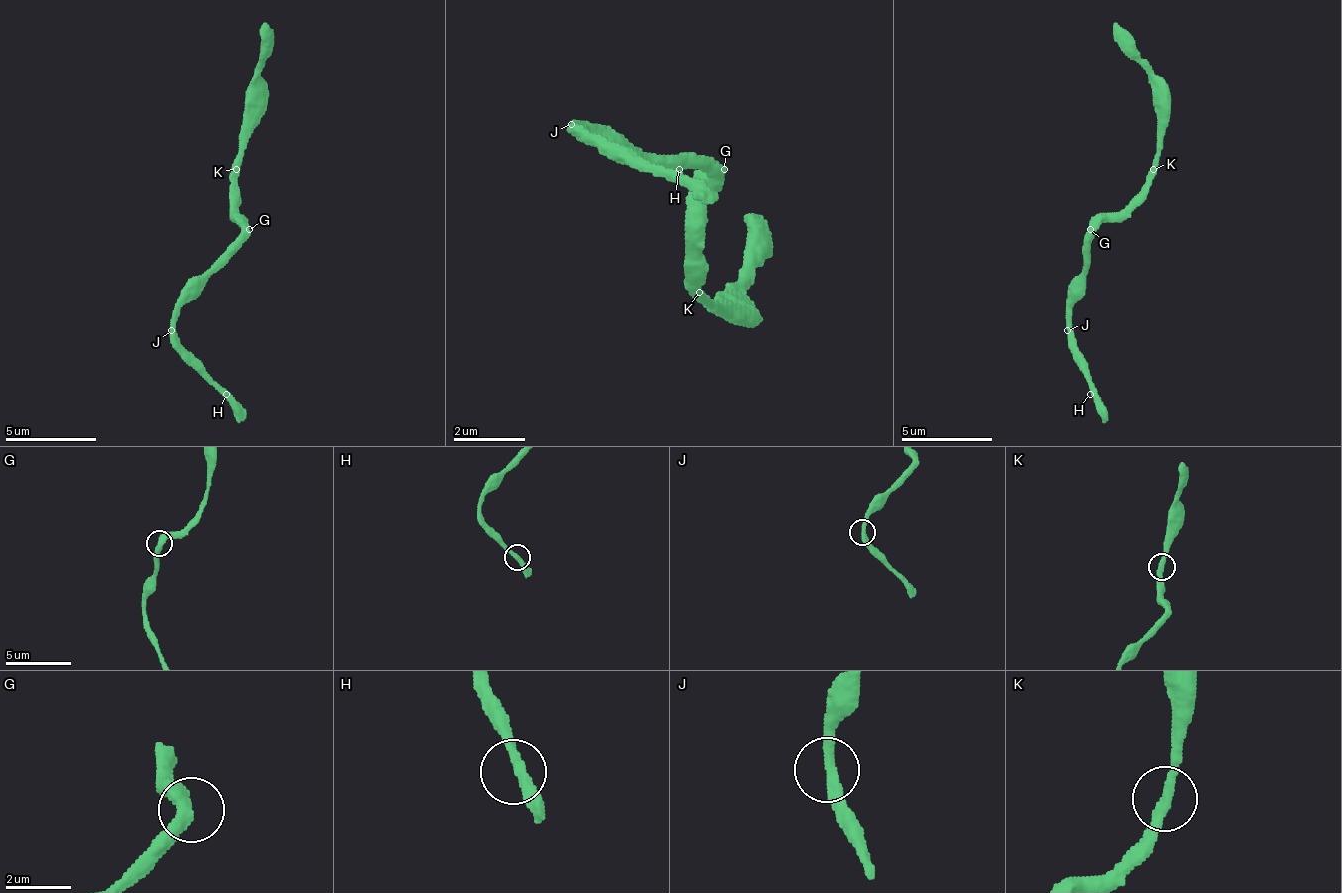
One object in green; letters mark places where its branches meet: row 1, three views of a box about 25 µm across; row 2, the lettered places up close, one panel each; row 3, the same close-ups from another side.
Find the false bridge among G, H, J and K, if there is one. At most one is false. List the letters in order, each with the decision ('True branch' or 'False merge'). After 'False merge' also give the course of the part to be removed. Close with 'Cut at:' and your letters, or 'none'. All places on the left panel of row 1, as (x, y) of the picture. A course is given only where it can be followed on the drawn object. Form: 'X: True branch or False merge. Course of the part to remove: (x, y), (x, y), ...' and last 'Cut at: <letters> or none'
G: True branch
H: True branch
J: True branch
K: True branch
Cut at: none

